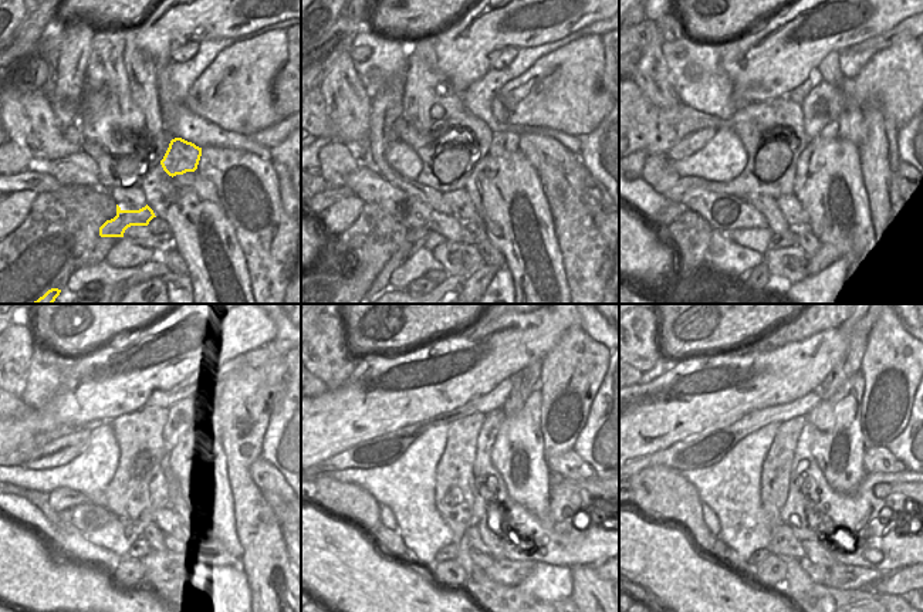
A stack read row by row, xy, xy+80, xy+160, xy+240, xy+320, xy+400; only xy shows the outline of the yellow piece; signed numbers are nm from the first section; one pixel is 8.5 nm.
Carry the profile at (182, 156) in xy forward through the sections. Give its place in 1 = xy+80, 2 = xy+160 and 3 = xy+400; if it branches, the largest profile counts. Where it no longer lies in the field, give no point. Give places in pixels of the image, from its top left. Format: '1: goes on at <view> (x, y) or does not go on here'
1: goes on at xy+80 (507, 142)
2: goes on at xy+160 (831, 131)
3: goes on at xy+400 (851, 362)

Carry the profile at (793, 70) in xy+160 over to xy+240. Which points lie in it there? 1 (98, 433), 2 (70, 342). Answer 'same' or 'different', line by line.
1: different
2: different

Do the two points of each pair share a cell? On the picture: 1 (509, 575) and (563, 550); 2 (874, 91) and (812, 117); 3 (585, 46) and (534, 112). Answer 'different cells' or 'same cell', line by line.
1: different cells
2: same cell
3: same cell

